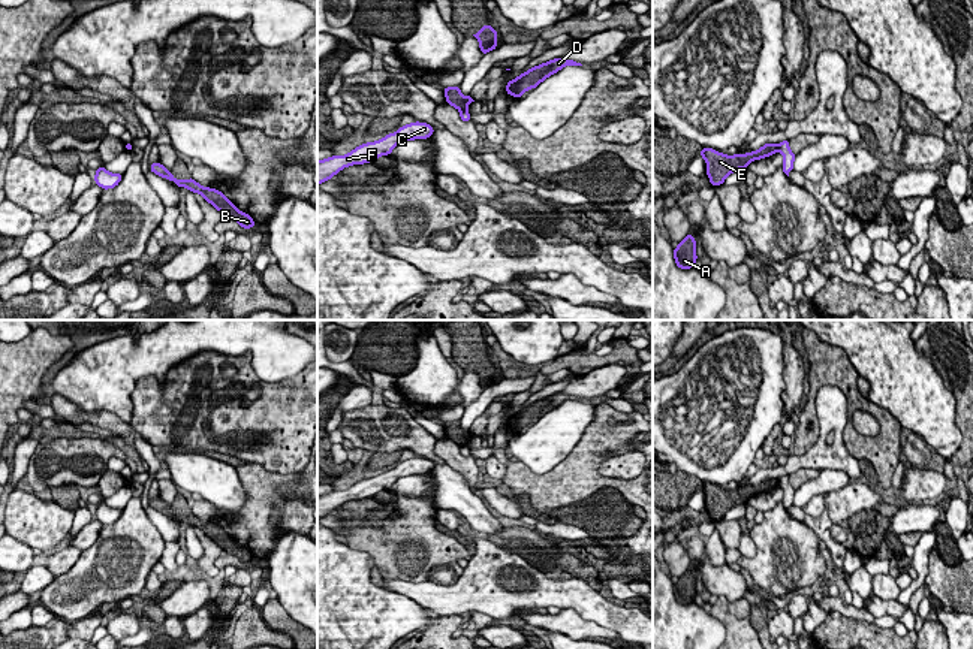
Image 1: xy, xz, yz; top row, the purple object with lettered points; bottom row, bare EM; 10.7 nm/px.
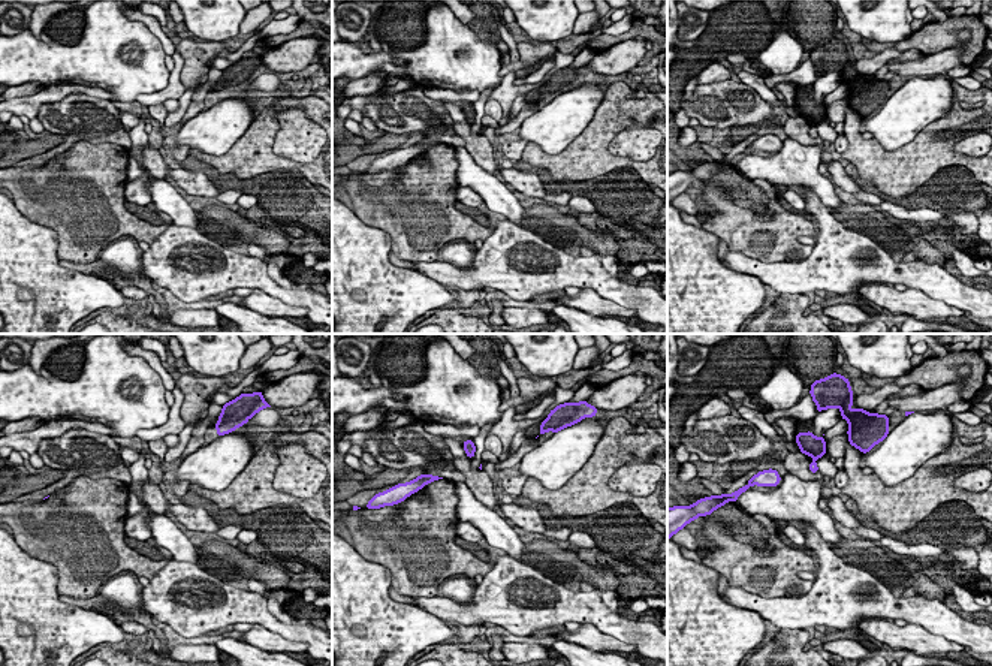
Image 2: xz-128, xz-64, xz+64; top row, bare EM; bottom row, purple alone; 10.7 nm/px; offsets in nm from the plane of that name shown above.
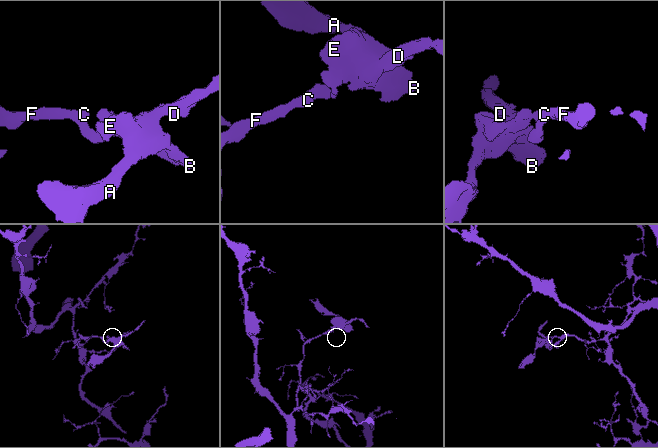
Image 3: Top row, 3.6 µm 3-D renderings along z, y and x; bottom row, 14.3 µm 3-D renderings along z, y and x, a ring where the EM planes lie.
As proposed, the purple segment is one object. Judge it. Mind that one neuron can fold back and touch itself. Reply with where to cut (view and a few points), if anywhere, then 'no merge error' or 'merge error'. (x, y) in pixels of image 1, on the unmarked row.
cut yz (777, 480), (779, 485); merge error

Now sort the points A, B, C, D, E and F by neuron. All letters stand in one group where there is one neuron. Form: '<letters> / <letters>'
A B D E / C F

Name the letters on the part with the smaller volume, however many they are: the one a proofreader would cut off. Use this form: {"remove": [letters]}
{"remove": ["A", "B", "D", "E"]}

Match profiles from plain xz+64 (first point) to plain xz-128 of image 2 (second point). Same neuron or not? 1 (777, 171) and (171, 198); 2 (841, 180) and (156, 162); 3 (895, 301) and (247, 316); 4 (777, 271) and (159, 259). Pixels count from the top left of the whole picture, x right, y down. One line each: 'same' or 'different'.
1: same
2: different
3: different
4: same

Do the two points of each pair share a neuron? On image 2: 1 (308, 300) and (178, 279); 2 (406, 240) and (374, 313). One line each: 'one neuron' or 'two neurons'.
1: one neuron
2: two neurons

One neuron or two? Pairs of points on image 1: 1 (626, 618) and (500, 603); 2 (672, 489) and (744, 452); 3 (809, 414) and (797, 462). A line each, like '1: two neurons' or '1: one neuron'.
1: one neuron
2: two neurons
3: two neurons

